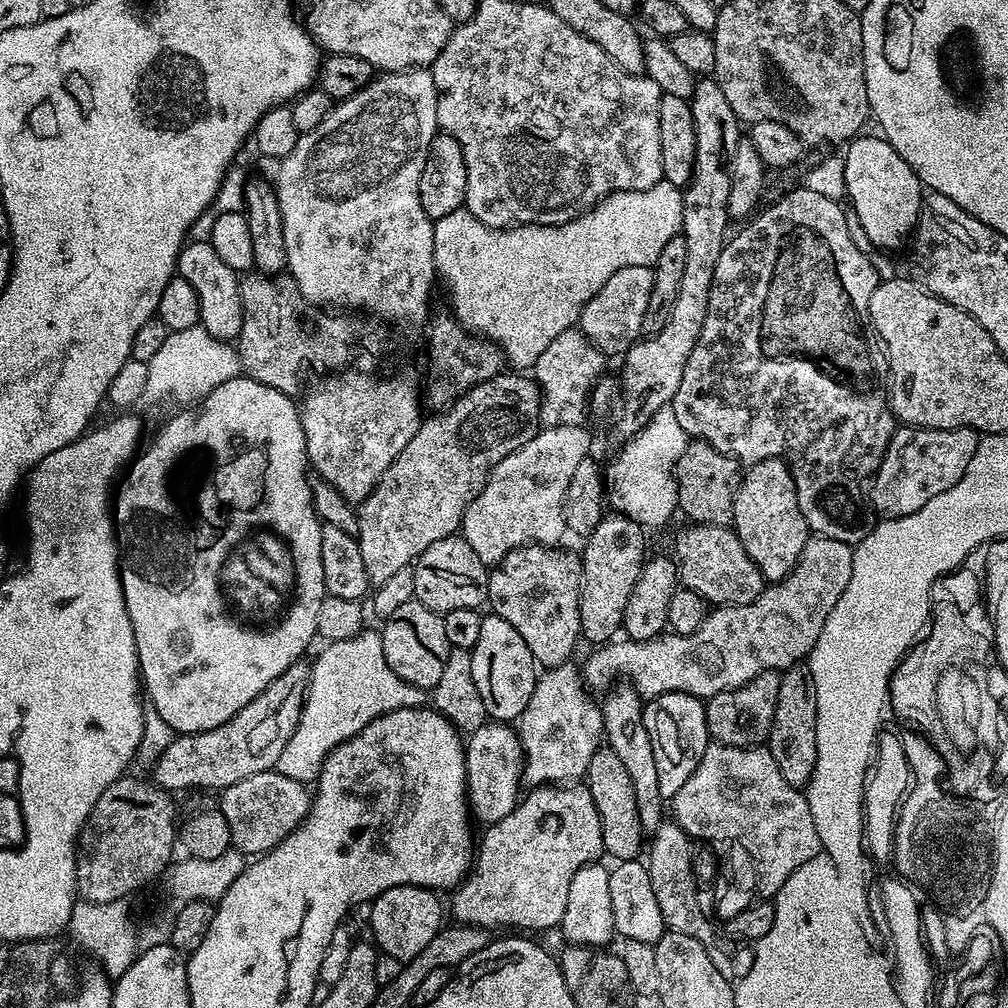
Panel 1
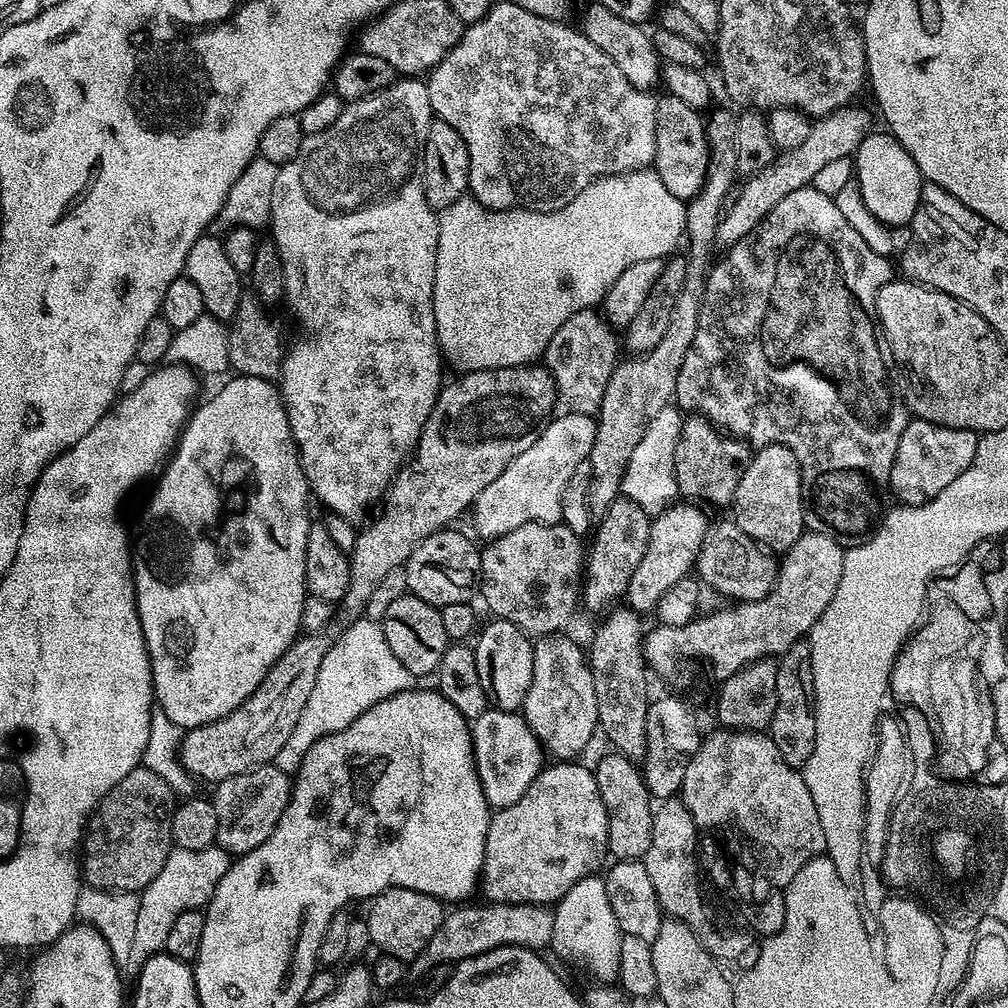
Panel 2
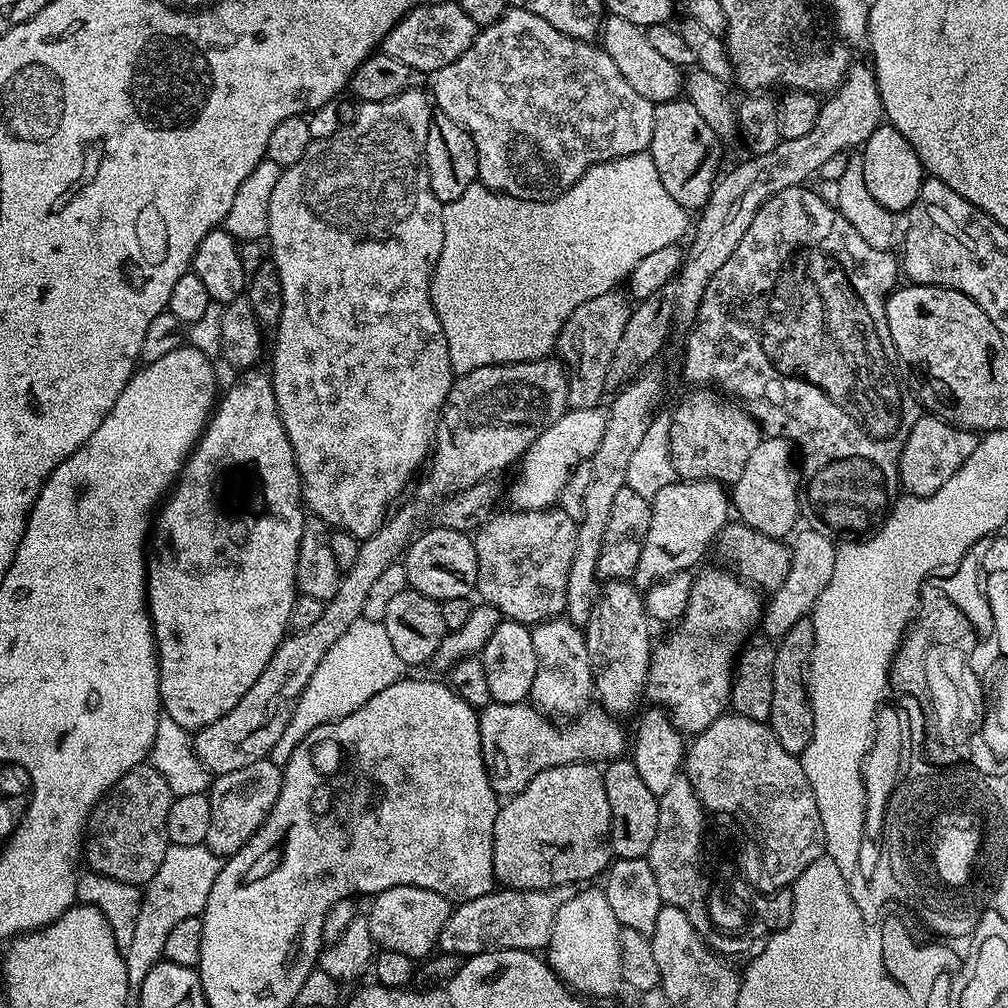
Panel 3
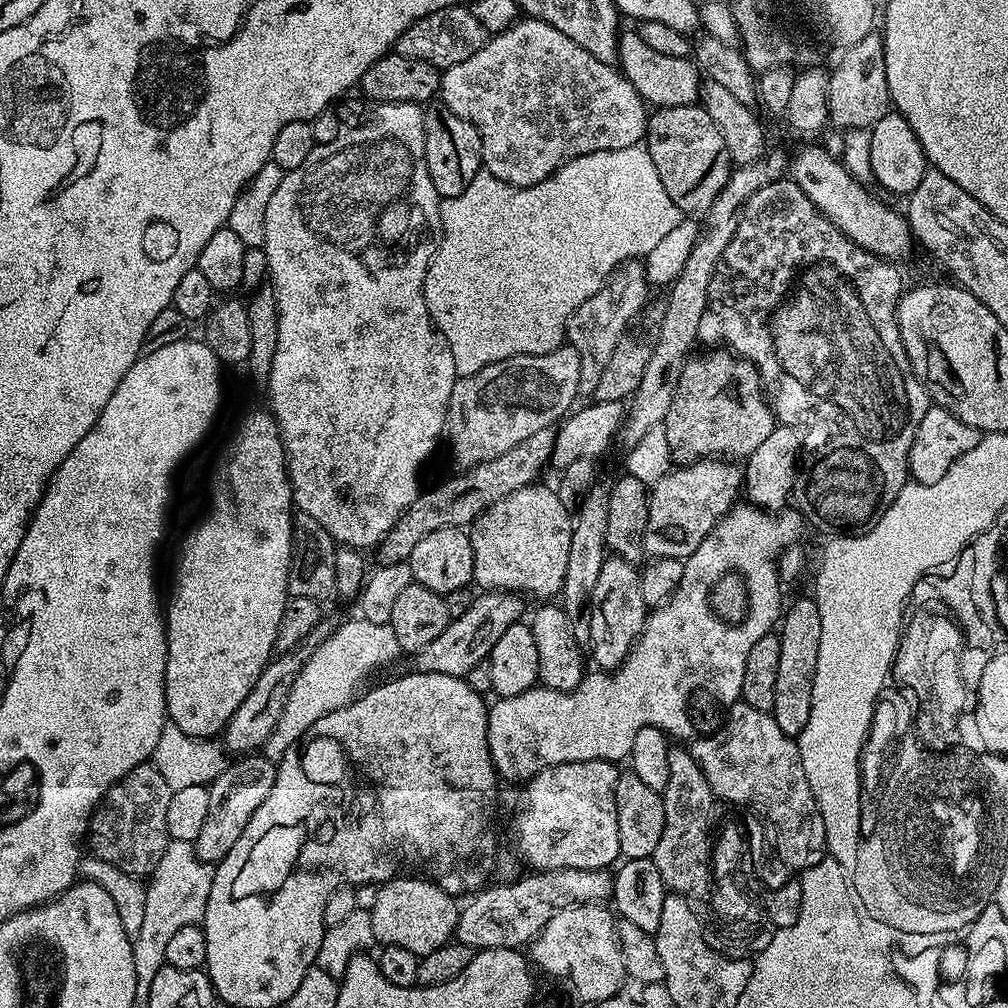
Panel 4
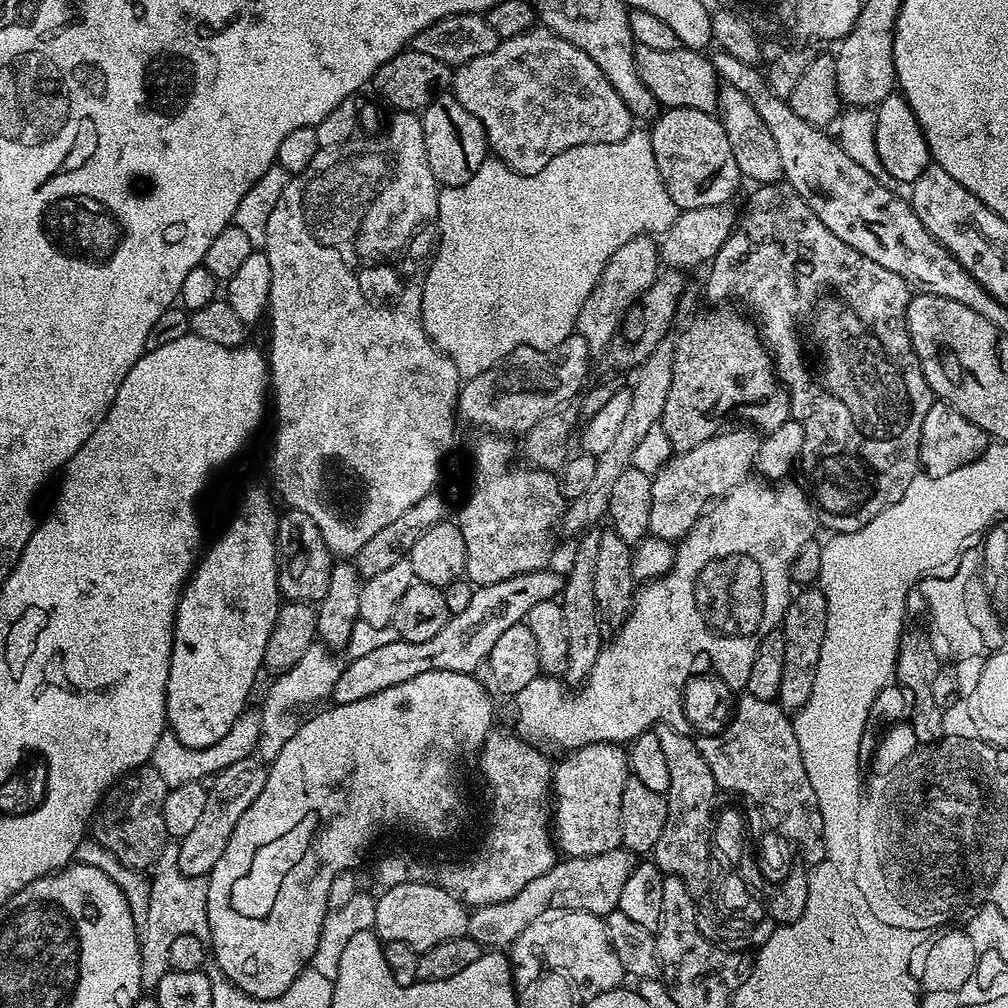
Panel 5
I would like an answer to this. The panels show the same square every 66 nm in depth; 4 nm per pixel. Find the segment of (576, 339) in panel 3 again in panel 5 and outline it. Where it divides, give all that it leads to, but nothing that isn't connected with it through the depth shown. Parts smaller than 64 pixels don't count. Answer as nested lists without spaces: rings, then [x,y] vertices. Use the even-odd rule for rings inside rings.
[[[651,235],[630,238],[630,242],[618,246],[618,250],[610,254],[610,262],[606,262],[590,298],[582,302],[576,319],[576,332],[586,338],[589,353],[603,353],[607,349],[608,343],[618,335],[625,314],[638,303],[643,292],[650,290],[661,268],[660,249]]]

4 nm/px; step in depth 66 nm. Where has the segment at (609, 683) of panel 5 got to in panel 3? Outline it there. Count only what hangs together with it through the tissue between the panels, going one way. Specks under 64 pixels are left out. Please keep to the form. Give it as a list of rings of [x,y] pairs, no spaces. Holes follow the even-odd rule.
[[[719,566],[720,568],[708,568],[701,576],[697,575],[692,582],[690,590],[690,602],[686,606],[683,619],[679,621],[671,629],[673,631],[665,638],[664,641],[657,643],[652,650],[652,658],[648,663],[648,677],[646,679],[646,696],[652,699],[653,705],[659,706],[672,717],[674,726],[679,732],[687,734],[689,737],[696,736],[702,730],[706,730],[711,724],[717,720],[719,716],[725,715],[726,709],[729,707],[732,698],[732,677],[734,675],[734,661],[737,659],[738,653],[741,651],[742,643],[740,642],[747,636],[748,631],[752,627],[759,625],[762,620],[762,599],[761,593],[753,588],[750,584],[745,584],[739,576],[733,574],[727,567]],[[488,703],[479,709],[480,737],[482,738],[482,758],[486,762],[486,770],[490,778],[490,786],[494,786],[497,797],[511,798],[522,791],[527,784],[542,770],[562,766],[563,764],[579,764],[581,762],[611,762],[623,757],[626,752],[626,740],[624,744],[624,732],[615,715],[605,712],[599,706],[589,707],[579,716],[569,719],[559,728],[555,719],[549,718],[539,708],[531,703],[523,704],[497,704]]]

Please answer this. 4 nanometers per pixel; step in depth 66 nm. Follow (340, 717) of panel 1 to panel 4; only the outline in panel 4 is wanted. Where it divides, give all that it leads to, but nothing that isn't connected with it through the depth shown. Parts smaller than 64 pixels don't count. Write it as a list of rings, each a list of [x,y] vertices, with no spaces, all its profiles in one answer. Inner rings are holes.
[[[355,619],[346,621],[341,628],[339,625],[331,636],[311,649],[312,653],[307,653],[299,674],[286,689],[284,709],[278,718],[278,726],[274,726],[270,738],[266,738],[264,743],[262,754],[267,760],[280,761],[286,750],[293,748],[308,733],[310,726],[318,722],[318,718],[351,704],[358,695],[356,687],[375,668],[384,668],[396,655],[401,655],[402,650],[398,646],[398,638],[394,638],[391,624]]]

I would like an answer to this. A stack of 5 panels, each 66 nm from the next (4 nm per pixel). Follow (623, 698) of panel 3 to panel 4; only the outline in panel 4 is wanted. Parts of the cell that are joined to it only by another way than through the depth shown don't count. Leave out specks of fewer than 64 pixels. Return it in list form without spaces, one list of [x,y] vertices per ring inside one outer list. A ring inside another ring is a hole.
[[[607,555],[602,562],[602,570],[598,570],[598,583],[592,591],[592,606],[588,610],[590,618],[590,638],[587,647],[592,648],[590,660],[592,660],[597,669],[615,670],[619,668],[620,663],[628,656],[633,644],[640,636],[644,628],[644,621],[649,614],[649,606],[642,598],[642,586],[640,585],[640,574],[637,565],[630,560],[623,560],[620,556]]]

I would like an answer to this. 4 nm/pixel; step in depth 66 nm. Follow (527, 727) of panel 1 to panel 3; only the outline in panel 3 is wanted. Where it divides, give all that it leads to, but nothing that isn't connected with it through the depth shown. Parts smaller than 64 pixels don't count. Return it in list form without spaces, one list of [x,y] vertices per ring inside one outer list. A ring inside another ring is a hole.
[[[567,618],[543,620],[532,628],[532,641],[534,654],[538,658],[538,670],[534,674],[531,703],[552,718],[579,716],[589,707],[594,696],[590,654],[586,650],[581,625]]]

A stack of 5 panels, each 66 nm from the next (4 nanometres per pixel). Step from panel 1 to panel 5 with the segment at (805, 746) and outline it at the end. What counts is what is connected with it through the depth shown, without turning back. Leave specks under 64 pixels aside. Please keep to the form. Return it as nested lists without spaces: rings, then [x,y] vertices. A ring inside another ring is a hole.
[[[804,586],[793,595],[782,621],[782,631],[786,642],[786,658],[782,665],[778,703],[785,710],[799,710],[806,706],[814,690],[814,674],[818,674],[822,638],[826,638],[826,598],[819,587]]]

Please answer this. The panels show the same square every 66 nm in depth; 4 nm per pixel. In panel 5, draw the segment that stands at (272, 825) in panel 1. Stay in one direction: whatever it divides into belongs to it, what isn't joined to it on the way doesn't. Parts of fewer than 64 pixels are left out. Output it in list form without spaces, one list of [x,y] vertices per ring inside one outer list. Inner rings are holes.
[[[255,755],[242,758],[233,765],[226,766],[215,774],[208,788],[206,811],[200,816],[190,834],[179,837],[178,867],[187,876],[207,877],[212,867],[222,858],[222,850],[226,850],[226,842],[230,842],[230,834],[234,834],[234,826],[238,826],[238,818],[246,814],[250,802],[262,794],[262,786],[266,786],[268,769],[265,761]]]

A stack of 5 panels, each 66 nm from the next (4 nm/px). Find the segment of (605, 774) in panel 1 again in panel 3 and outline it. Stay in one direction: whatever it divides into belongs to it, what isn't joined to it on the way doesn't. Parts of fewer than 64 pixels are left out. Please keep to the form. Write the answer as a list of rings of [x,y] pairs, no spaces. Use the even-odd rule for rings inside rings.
[[[617,758],[603,769],[606,798],[610,801],[610,852],[613,857],[626,858],[647,857],[650,846],[654,846],[654,834],[658,834],[658,798],[650,794],[650,789],[642,783],[638,775],[638,766],[631,758]]]

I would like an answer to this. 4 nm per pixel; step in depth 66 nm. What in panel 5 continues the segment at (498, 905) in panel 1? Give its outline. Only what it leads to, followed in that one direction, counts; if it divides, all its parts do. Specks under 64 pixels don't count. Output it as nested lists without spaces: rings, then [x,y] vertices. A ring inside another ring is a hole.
[[[587,744],[569,751],[552,774],[554,843],[565,857],[592,856],[621,847],[622,786],[630,769],[628,754],[618,744]]]

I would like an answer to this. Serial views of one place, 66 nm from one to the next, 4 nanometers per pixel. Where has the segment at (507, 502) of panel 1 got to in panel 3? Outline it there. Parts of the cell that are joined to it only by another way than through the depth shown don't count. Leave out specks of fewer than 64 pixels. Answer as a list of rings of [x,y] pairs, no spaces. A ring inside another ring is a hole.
[[[600,406],[569,408],[564,412],[562,418],[551,424],[520,457],[516,477],[506,488],[506,500],[508,496],[512,503],[509,505],[516,510],[553,507],[559,501],[562,486],[566,486],[566,478],[570,478],[574,466],[591,460],[594,450],[598,450],[598,442],[602,442],[602,434],[606,434],[607,418],[607,411]]]

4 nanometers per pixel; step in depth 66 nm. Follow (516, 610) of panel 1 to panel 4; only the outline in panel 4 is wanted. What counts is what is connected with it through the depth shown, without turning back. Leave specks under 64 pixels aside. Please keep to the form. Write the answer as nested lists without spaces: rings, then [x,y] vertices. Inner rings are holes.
[[[533,482],[527,488],[522,490],[514,490],[514,494],[510,494],[494,502],[487,508],[487,510],[479,516],[478,519],[472,521],[470,525],[470,535],[472,537],[472,553],[474,554],[474,570],[472,571],[473,581],[481,589],[490,592],[515,592],[517,594],[525,594],[529,592],[532,596],[544,596],[540,598],[556,598],[559,597],[560,587],[564,585],[566,578],[566,561],[570,555],[570,534],[572,533],[572,521],[574,519],[573,513],[566,507],[562,506],[560,496],[551,487],[539,488],[539,483]]]

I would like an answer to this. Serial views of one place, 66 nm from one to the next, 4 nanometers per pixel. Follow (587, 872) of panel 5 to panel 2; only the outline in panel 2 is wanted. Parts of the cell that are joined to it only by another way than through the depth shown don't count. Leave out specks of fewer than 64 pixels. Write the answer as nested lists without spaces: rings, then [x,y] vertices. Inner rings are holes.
[[[491,902],[481,904],[482,906],[474,906],[475,904],[464,904],[455,908],[458,908],[454,911],[452,909],[445,915],[442,923],[439,924],[438,930],[434,932],[432,938],[430,938],[430,942],[427,943],[426,946],[423,947],[418,955],[413,959],[408,966],[408,976],[409,979],[416,982],[424,978],[425,974],[429,972],[434,966],[444,965],[444,964],[457,964],[464,961],[466,958],[477,957],[478,954],[488,953],[492,949],[505,948],[508,945],[518,946],[519,948],[530,948],[533,950],[542,950],[546,948],[552,940],[550,928],[550,914],[549,911],[542,906],[530,905],[530,904],[493,904]]]

